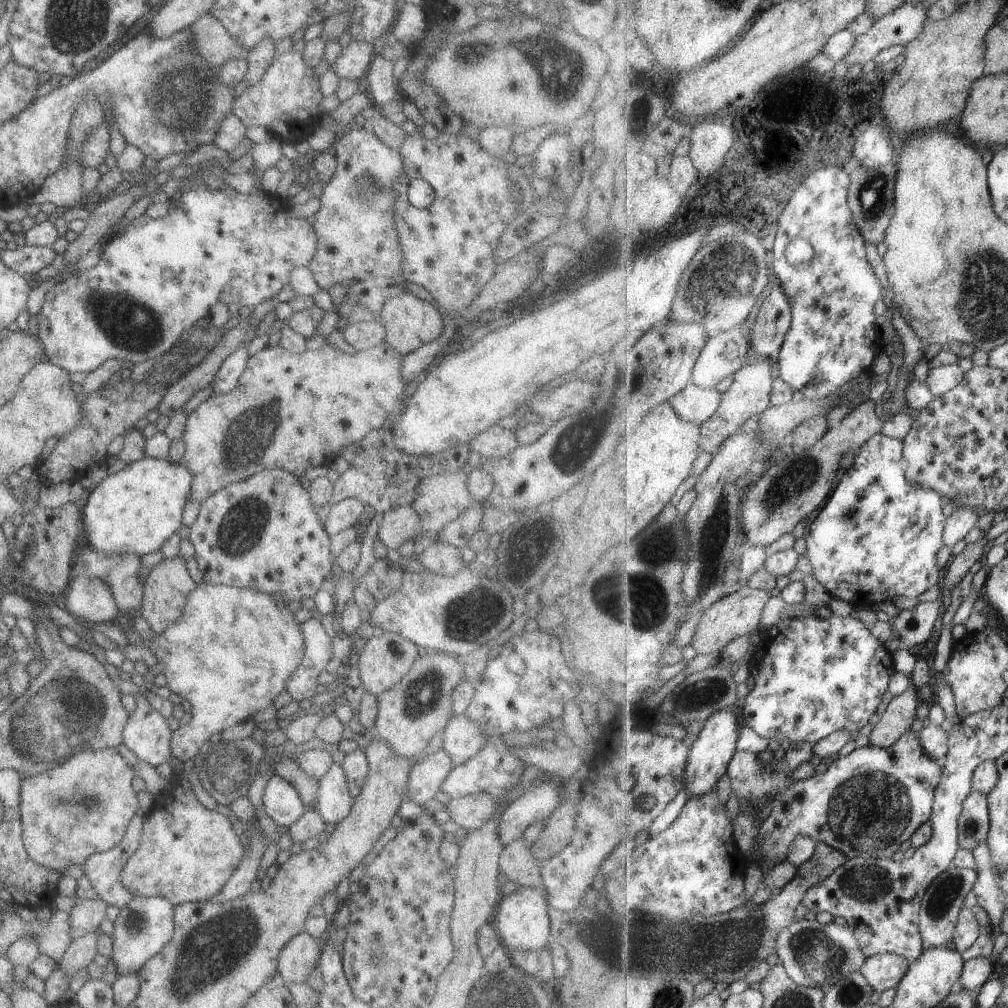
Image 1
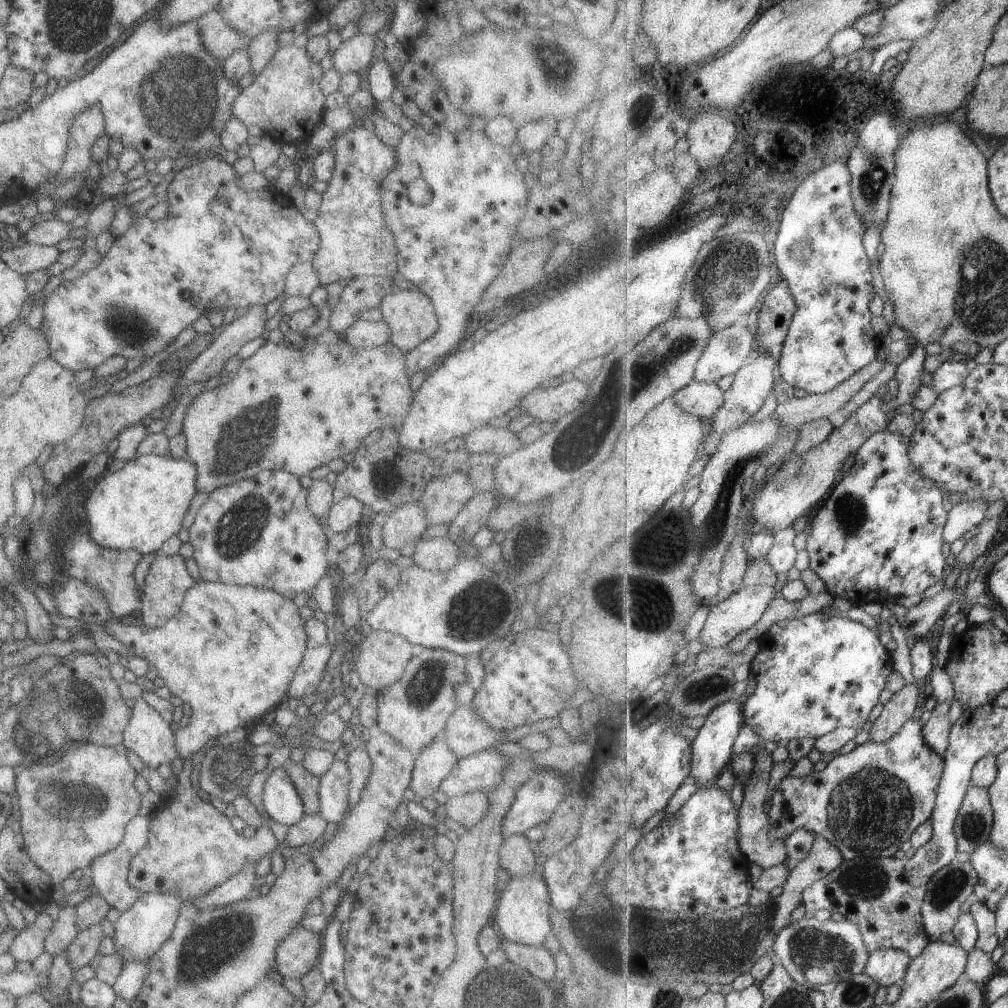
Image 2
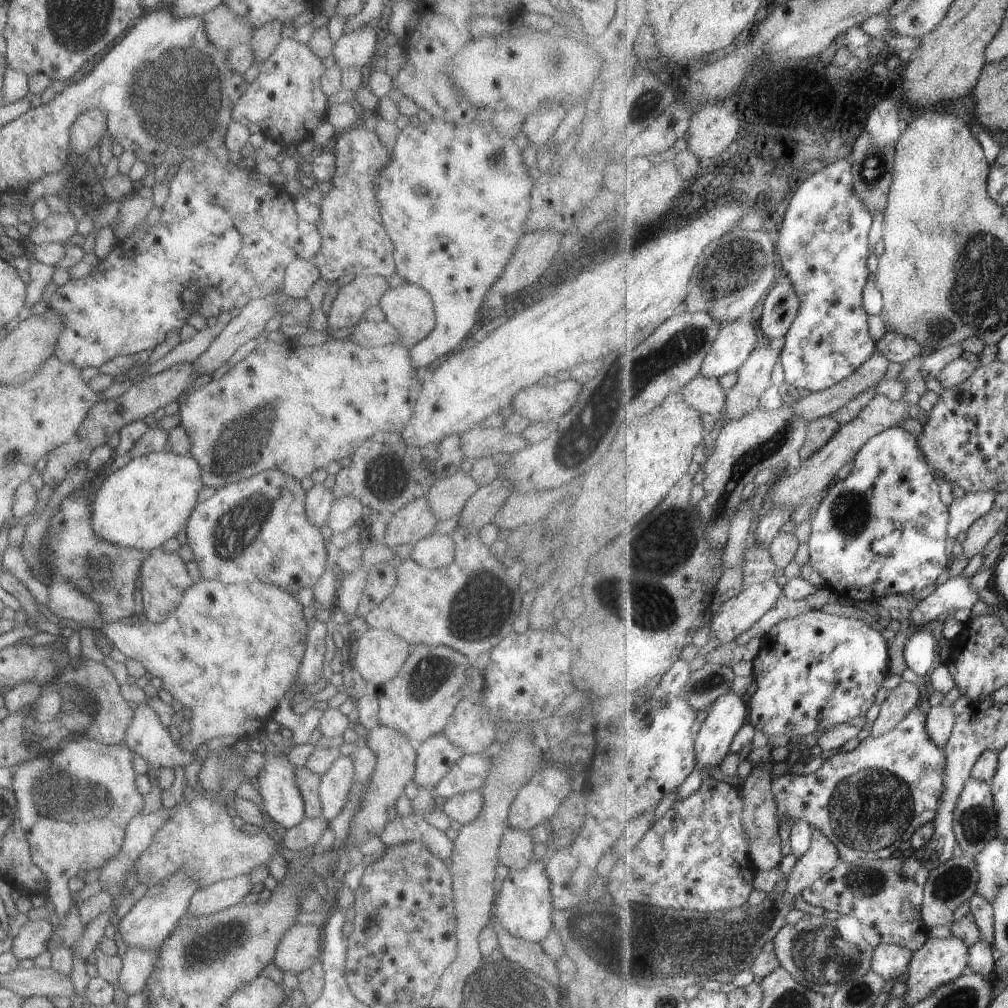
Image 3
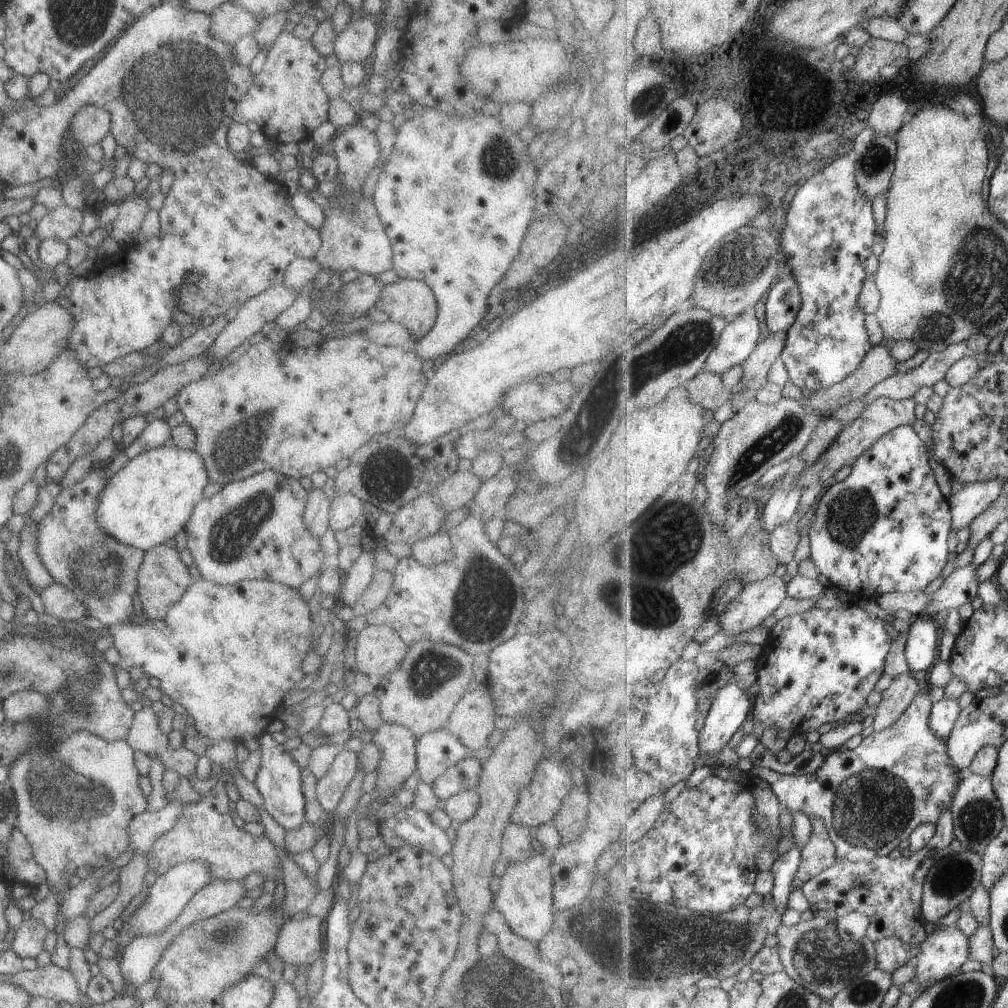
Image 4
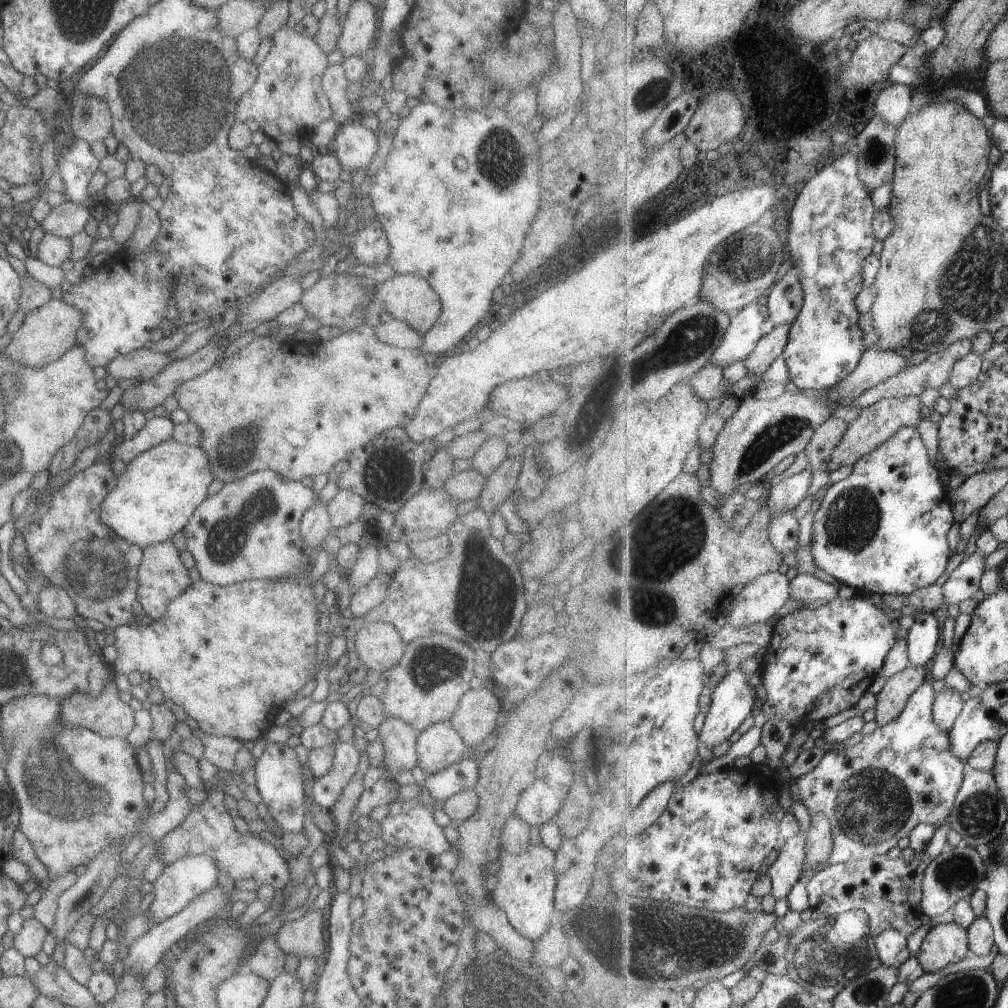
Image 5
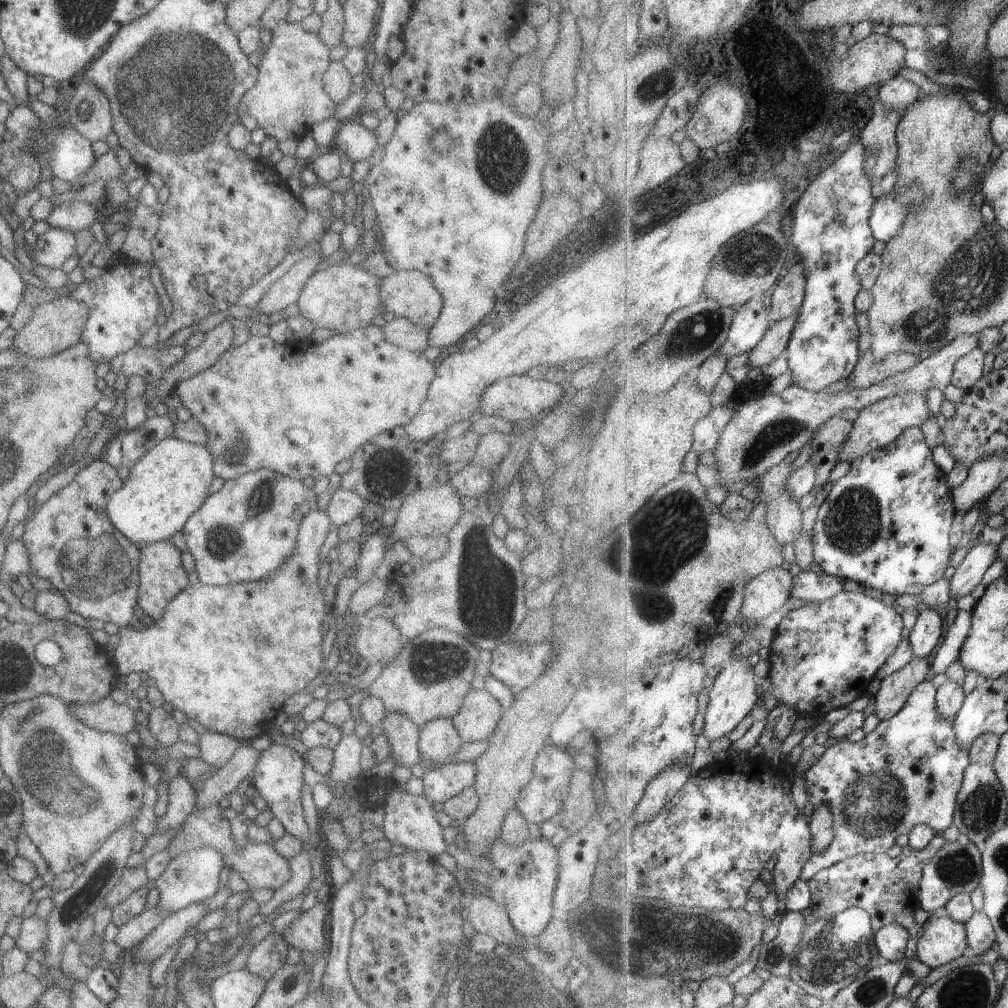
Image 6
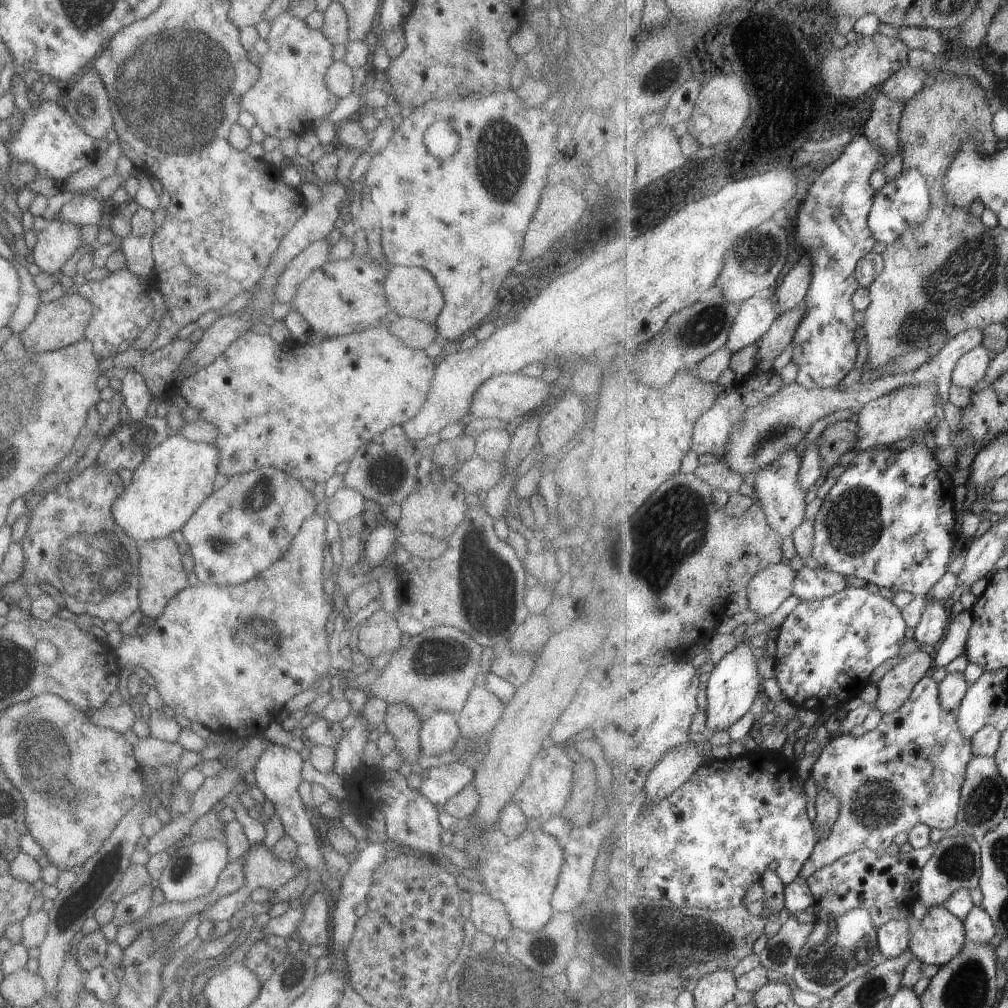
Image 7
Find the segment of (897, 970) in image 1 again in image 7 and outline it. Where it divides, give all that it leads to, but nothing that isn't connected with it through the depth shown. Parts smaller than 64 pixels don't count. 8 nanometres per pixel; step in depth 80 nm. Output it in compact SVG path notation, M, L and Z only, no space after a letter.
M891 920L878 930L879 948L887 959L897 958L910 949L909 922Z

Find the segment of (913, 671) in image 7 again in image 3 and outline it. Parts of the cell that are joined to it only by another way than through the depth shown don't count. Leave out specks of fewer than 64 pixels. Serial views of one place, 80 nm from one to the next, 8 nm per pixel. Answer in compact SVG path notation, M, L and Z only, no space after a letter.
M905 680L896 688L888 692L887 698L881 704L878 717L872 724L870 734L880 737L893 730L907 715L917 709L921 700L919 683L910 683Z

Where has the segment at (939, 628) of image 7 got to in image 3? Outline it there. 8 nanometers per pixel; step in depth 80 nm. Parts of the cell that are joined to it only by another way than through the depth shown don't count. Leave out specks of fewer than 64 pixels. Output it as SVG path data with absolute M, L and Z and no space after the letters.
M929 627L923 629L917 629L914 631L913 636L906 642L904 650L904 657L906 664L913 672L916 672L921 678L931 674L941 663L939 662L939 649L937 645L940 645L940 638L933 638L933 633L937 631L936 628Z

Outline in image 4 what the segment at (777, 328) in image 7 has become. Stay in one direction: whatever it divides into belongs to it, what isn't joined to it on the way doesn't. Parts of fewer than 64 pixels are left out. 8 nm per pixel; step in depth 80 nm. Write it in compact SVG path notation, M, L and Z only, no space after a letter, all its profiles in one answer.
M788 331L777 334L769 333L761 341L752 355L742 364L744 375L741 379L742 389L730 394L729 401L736 410L735 414L745 408L750 402L757 400L757 392L767 384L767 376L775 360L779 360L784 351Z

